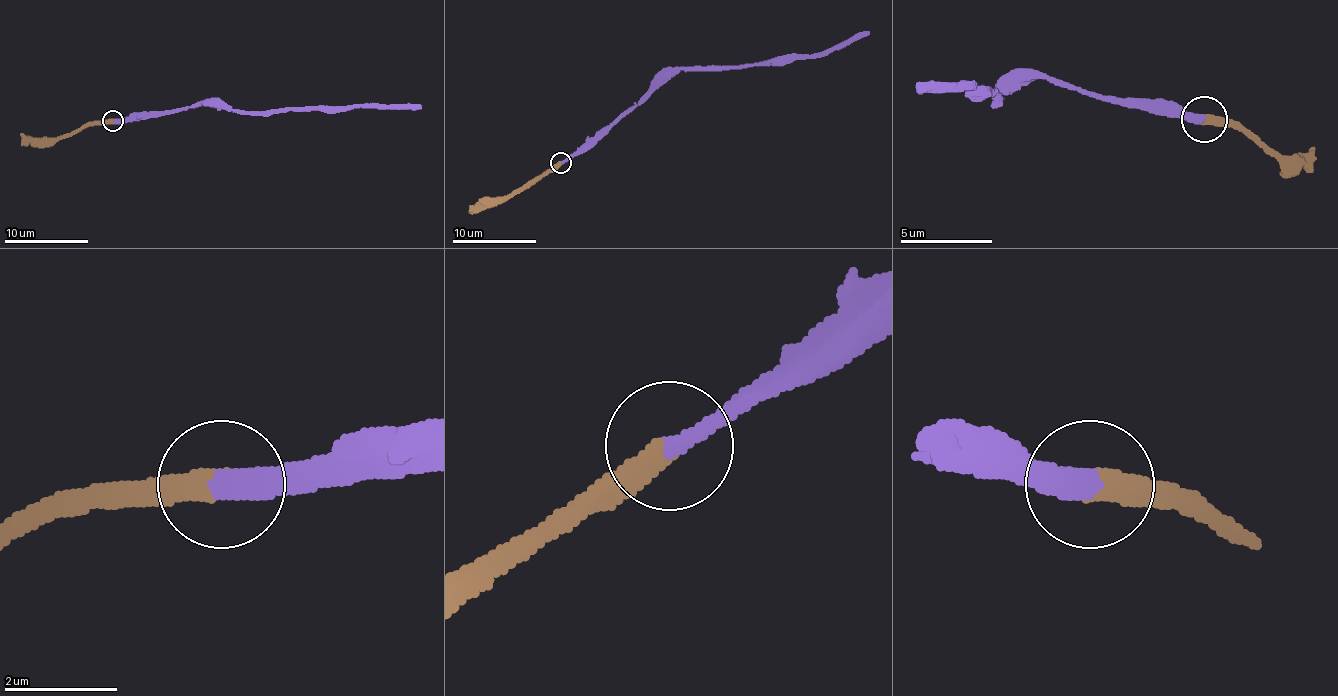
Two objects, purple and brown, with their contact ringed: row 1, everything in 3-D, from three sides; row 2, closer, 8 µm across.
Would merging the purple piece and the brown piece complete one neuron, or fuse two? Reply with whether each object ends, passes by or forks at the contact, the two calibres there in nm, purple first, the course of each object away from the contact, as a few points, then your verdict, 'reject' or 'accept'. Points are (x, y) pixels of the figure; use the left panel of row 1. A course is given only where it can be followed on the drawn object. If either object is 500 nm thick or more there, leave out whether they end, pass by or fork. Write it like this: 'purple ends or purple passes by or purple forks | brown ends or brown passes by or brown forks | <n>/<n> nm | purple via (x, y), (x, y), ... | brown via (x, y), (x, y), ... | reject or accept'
purple ends | brown ends | 380/440 nm | purple via (112, 120), (167, 114), (206, 102), (221, 102), (234, 112), (414, 108), (420, 104) | brown via (112, 120), (93, 120), (58, 139), (26, 139), (20, 133) | accept

